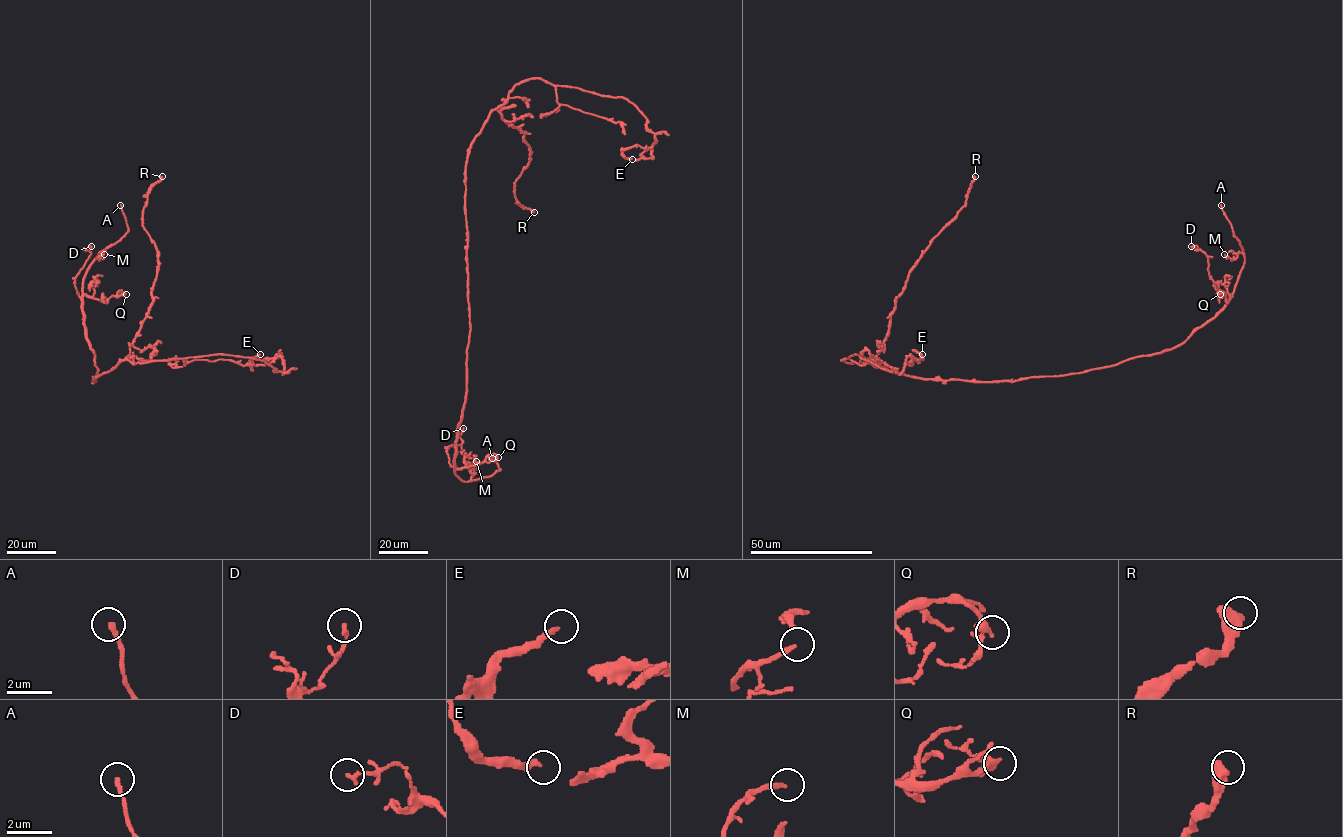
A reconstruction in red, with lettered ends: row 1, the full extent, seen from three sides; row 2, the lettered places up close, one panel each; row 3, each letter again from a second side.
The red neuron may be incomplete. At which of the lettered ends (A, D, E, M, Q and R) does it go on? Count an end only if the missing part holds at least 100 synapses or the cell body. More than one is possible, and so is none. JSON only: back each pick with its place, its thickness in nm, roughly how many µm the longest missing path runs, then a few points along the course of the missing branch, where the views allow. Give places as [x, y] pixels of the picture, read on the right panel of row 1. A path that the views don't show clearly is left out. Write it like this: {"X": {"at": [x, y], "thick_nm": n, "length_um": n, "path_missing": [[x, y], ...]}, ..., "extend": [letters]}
{"A": {"at": [1221, 205], "thick_nm": 180, "length_um": 15}, "extend": ["A"]}

